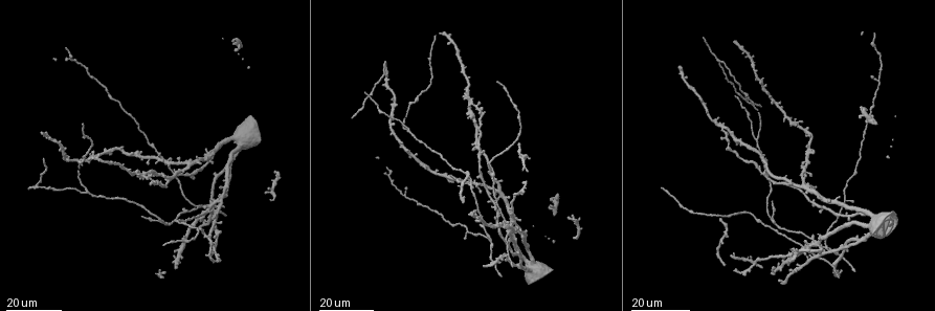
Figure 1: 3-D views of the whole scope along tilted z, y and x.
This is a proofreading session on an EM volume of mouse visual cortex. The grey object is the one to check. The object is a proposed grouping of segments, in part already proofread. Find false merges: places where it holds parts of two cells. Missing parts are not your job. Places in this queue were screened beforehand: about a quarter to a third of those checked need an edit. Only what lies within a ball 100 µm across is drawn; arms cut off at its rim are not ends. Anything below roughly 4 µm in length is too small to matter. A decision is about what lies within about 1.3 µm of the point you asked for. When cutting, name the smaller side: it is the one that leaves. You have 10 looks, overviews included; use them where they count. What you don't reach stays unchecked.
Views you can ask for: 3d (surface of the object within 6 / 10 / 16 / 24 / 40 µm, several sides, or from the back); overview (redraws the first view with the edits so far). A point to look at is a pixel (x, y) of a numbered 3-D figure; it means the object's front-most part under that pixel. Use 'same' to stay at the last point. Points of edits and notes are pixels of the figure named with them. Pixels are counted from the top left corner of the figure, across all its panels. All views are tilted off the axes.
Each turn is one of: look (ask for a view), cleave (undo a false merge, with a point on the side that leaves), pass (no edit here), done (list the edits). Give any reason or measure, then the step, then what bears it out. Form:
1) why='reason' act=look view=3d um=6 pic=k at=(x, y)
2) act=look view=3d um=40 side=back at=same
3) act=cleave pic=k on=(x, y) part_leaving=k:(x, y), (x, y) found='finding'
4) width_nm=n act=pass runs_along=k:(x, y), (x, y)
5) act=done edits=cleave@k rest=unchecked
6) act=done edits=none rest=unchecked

act=look view=3d um=24 pic=1 at=(806, 185)

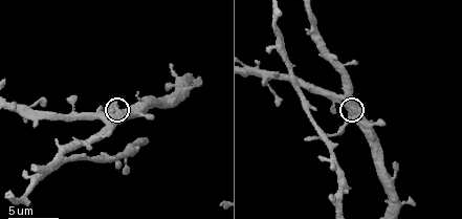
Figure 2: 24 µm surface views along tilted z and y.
act=look view=3d um=6 pic=2 at=(115, 108)

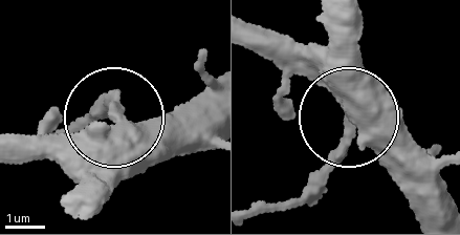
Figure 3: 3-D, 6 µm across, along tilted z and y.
side_arm_um=6 act=cleave pic=3 on=(331, 166) found='two cells meet here'

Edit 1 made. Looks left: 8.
act=look view=overview

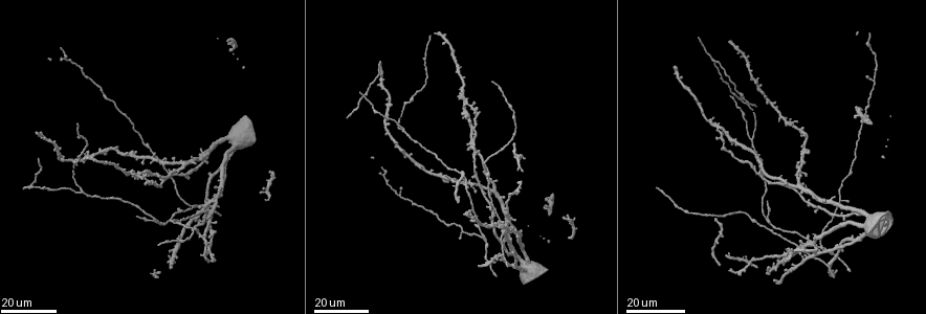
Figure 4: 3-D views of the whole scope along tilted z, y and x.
why='small branch off a trunk' act=look view=3d um=16 pic=4 at=(767, 220)

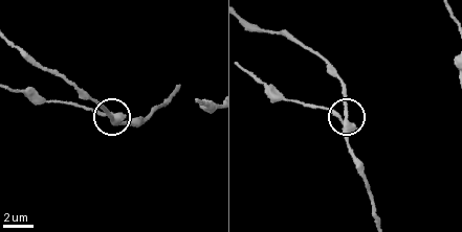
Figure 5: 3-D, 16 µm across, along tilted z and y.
act=look view=3d um=6 pic=5 at=(339, 115)

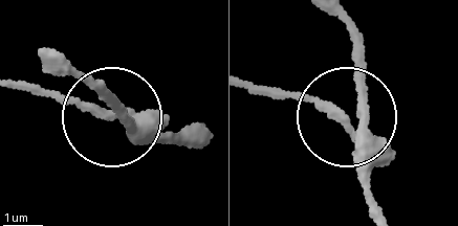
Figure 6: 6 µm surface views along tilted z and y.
side_arm_um=9 act=cleave pic=6 on=(82, 111) part_leaving=6:(360, 147), (309, 100), (253, 90) found='two cells meet here'

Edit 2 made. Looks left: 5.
act=look view=overview

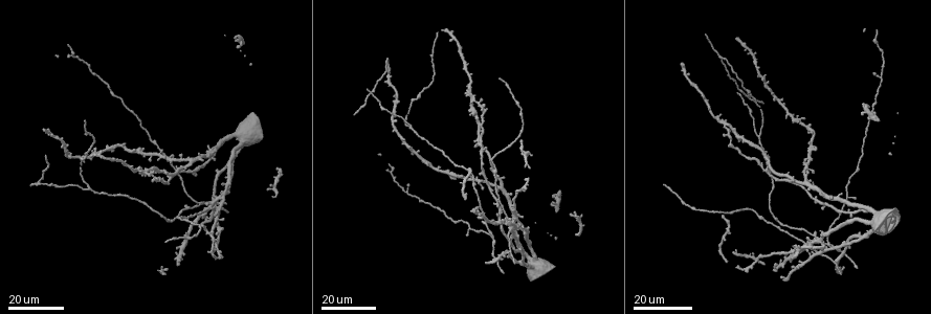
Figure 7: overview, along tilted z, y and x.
act=look view=3d um=24 pic=7 at=(840, 255)

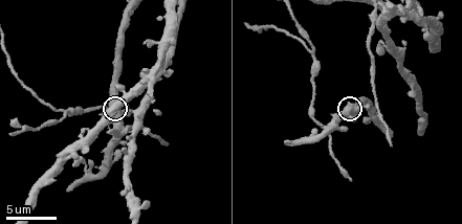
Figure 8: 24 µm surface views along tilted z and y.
why='closer look' act=look view=3d um=10 pic=8 at=(111, 102)

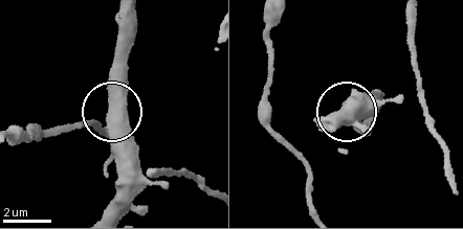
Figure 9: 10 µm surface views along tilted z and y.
act=pass found='continuous, no second cell'

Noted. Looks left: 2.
why='three arms meet' act=look view=3d um=16 pic=8 at=(63, 112)

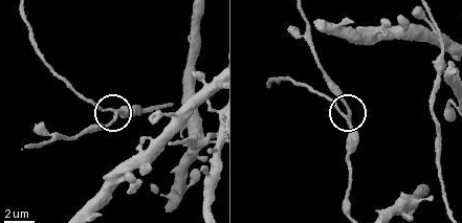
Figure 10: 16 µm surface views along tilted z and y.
why='zoom in' act=look view=3d um=6 pic=10 at=(113, 110)

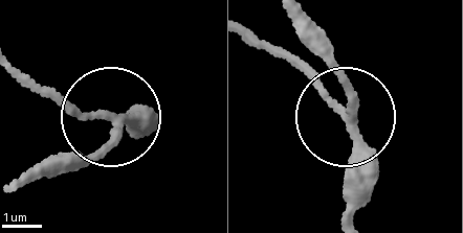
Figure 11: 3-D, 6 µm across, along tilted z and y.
arms=3 act=pass found='continuous, no second cell'

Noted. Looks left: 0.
act=done edits=cleave@3,cleave@6 rest=unchecked

